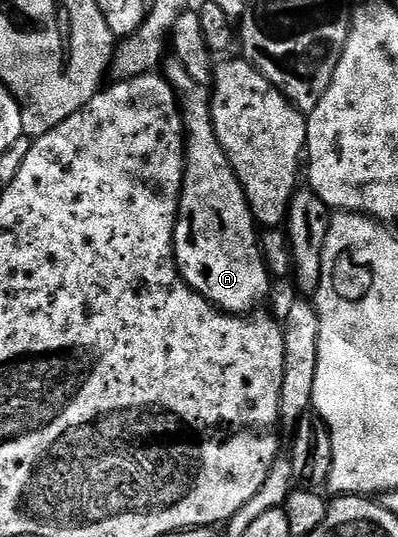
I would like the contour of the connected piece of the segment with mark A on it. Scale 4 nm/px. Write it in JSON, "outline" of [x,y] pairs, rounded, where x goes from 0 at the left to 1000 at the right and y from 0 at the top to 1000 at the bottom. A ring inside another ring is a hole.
{"outline":[[[437,110],[422,112],[405,128],[407,142],[440,164],[450,182],[450,203],[460,210],[460,246],[465,250],[465,291],[460,294],[460,354],[450,365],[450,399],[440,410],[440,488],[450,508],[480,540],[515,555],[530,566],[583,587],[631,587],[648,568],[671,561],[681,546],[686,518],[671,503],[661,480],[656,434],[646,425],[638,400],[621,376],[616,356],[590,324],[590,313],[575,304],[565,281],[550,264],[550,253],[530,212],[533,168],[500,158],[465,125]]]}

